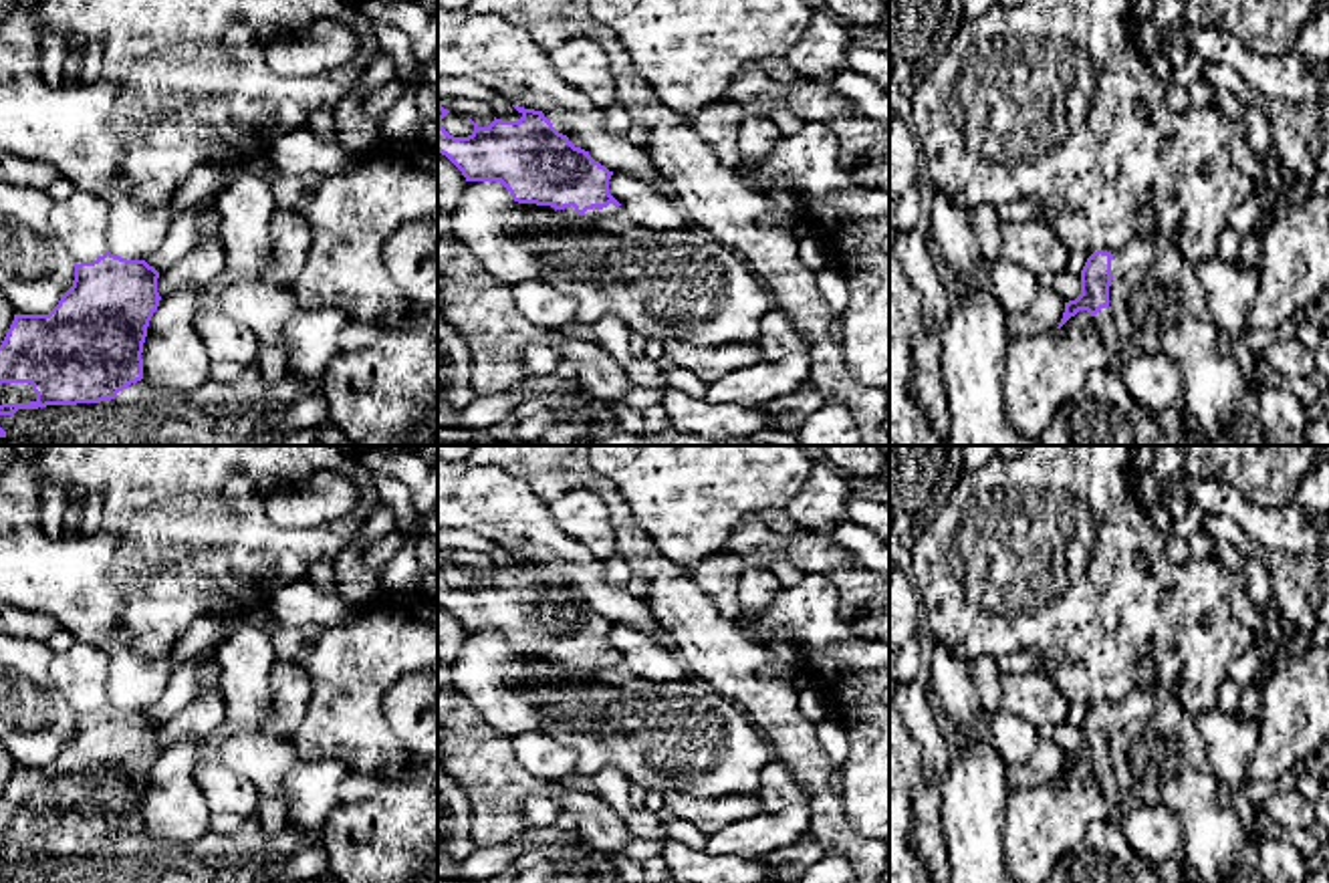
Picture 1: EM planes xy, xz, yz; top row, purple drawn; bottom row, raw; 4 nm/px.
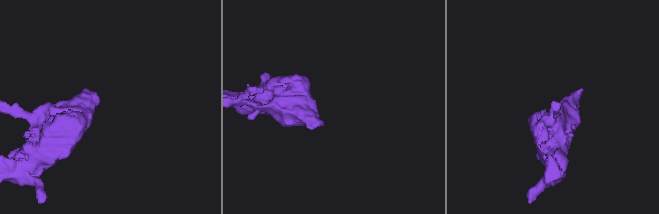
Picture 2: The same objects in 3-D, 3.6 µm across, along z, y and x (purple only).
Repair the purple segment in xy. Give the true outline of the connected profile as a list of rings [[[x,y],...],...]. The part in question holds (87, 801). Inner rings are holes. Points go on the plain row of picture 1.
[[[105,704],[93,714],[75,716],[73,738],[61,748],[48,766],[14,766],[14,772],[0,796],[0,837],[30,835],[36,845],[28,855],[2,855],[0,867],[14,867],[18,861],[46,857],[77,857],[111,853],[119,843],[143,831],[143,794],[153,764],[159,758],[159,724],[145,712],[127,712]]]

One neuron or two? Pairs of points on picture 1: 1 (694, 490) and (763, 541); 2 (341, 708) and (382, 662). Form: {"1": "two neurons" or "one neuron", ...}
{"1": "two neurons", "2": "one neuron"}

